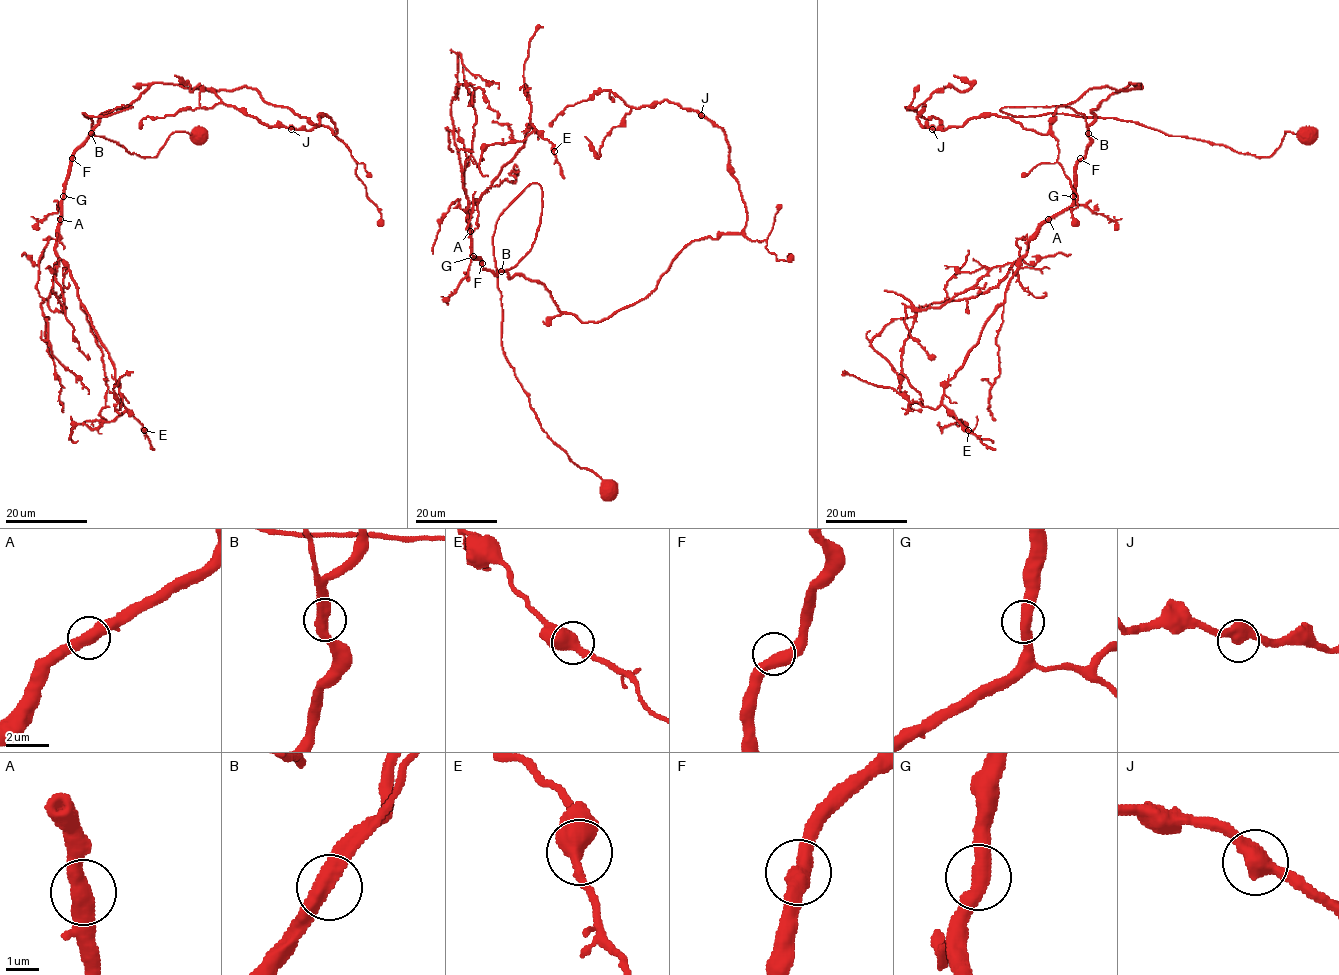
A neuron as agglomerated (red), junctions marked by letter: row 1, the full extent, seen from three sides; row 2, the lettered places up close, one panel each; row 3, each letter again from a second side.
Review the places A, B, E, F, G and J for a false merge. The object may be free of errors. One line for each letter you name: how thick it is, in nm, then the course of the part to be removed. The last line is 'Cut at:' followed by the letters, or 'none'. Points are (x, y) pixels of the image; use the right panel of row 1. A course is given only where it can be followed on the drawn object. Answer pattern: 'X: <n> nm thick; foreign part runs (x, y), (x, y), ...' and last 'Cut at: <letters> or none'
Cut at: none

